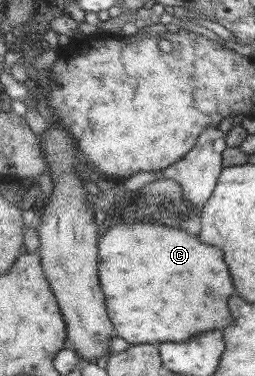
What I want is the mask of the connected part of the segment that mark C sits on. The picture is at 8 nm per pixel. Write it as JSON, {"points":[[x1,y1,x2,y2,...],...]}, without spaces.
{"points":[[113,220,111,226,98,235,97,248,99,286,105,296,107,316,115,326,116,336,125,342,131,345,185,342,193,334,217,330,231,322,225,300,235,290,217,248,201,244,183,230,147,222,121,224,117,220]]}

